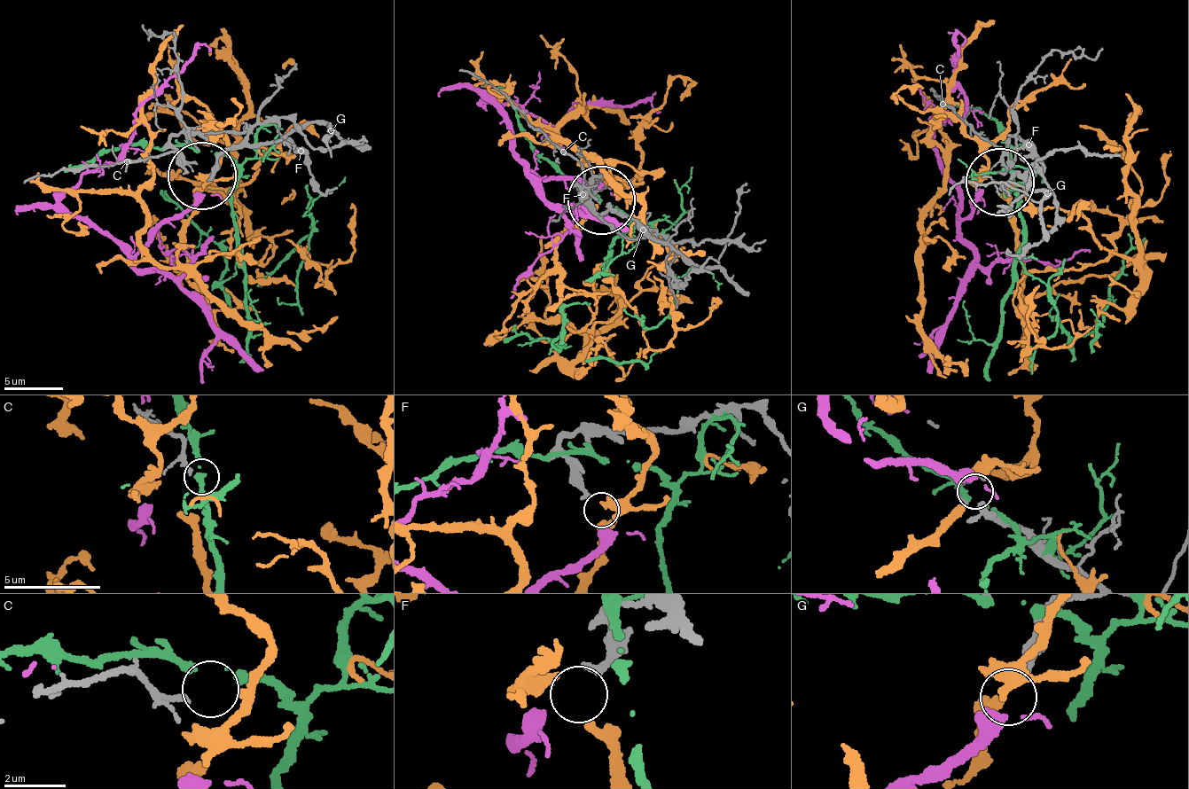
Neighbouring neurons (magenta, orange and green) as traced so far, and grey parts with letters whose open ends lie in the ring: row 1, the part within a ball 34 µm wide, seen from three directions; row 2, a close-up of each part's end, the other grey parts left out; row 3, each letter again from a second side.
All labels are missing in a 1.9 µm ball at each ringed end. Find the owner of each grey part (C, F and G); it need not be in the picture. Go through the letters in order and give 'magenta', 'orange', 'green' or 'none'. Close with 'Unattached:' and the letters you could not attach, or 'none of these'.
C: none
F: orange
G: magenta
Unattached: C

